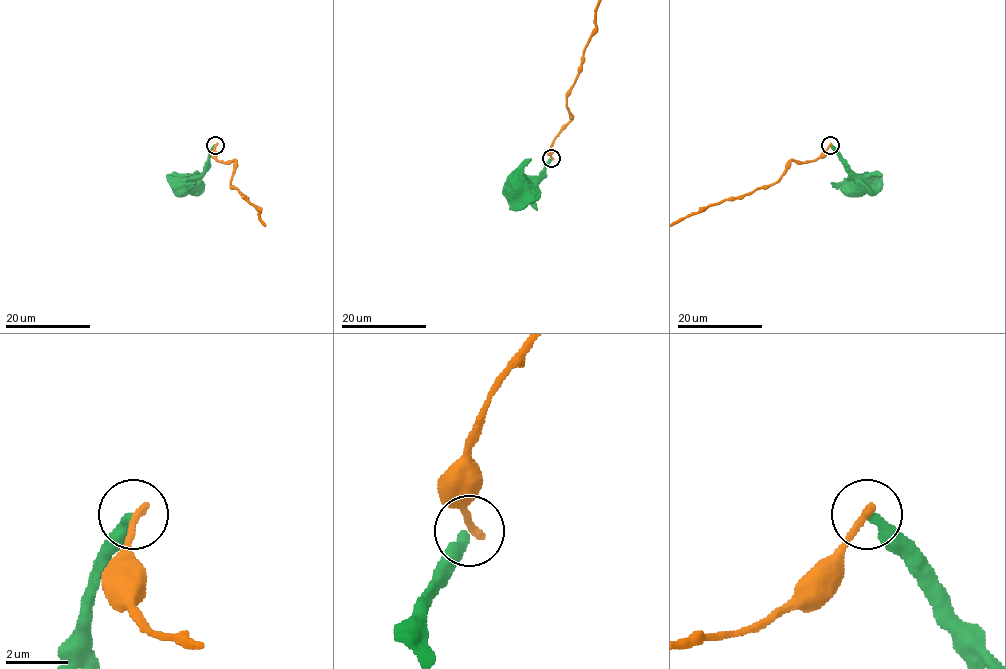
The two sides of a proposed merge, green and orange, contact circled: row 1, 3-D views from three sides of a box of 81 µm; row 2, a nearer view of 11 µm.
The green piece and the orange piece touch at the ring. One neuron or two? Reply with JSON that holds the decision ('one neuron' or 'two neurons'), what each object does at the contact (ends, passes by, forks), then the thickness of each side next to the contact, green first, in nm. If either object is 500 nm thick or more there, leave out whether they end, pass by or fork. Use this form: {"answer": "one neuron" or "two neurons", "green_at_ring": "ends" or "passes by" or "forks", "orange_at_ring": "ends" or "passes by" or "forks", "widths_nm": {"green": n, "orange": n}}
{"answer": "two neurons", "green_at_ring": "ends", "orange_at_ring": "ends", "widths_nm": {"green": 320, "orange": 280}}

